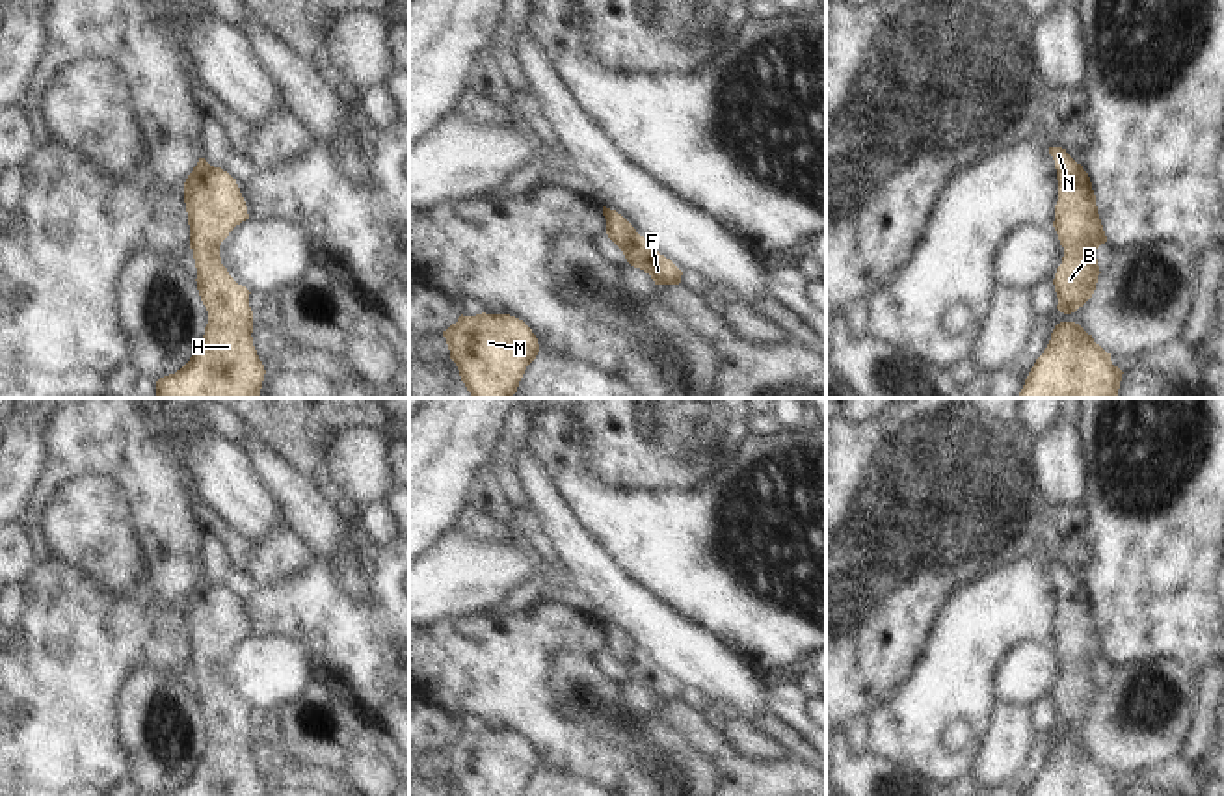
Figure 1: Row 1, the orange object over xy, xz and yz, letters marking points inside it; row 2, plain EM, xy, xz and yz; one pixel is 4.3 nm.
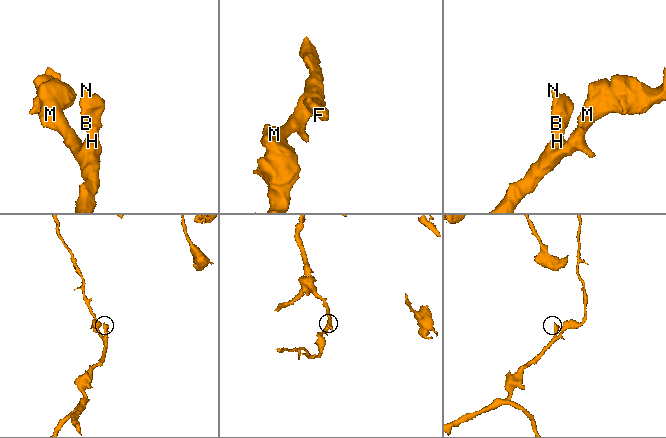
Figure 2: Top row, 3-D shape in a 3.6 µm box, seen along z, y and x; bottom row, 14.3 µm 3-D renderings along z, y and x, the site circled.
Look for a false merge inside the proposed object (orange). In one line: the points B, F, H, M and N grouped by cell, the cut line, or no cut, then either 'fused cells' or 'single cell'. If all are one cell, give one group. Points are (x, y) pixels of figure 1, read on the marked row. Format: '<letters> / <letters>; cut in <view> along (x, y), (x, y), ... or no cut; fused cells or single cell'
B F H M N; no cut; single cell

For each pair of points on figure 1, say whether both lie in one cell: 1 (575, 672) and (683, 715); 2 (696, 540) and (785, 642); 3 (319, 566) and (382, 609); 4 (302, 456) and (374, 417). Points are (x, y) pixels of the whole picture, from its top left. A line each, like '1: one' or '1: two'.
1: two
2: one
3: one
4: one

